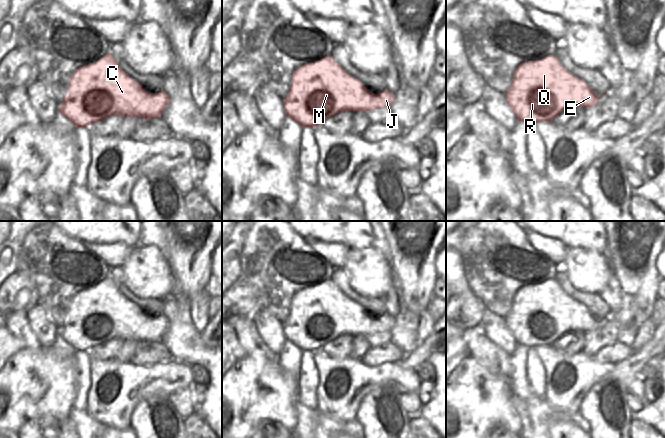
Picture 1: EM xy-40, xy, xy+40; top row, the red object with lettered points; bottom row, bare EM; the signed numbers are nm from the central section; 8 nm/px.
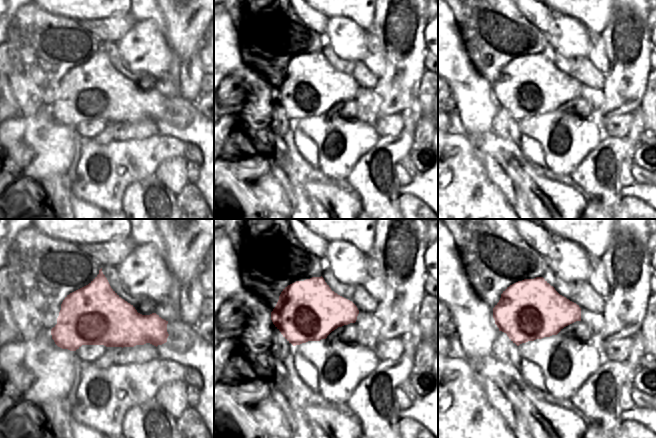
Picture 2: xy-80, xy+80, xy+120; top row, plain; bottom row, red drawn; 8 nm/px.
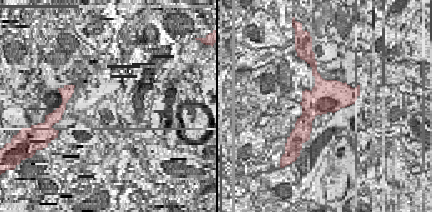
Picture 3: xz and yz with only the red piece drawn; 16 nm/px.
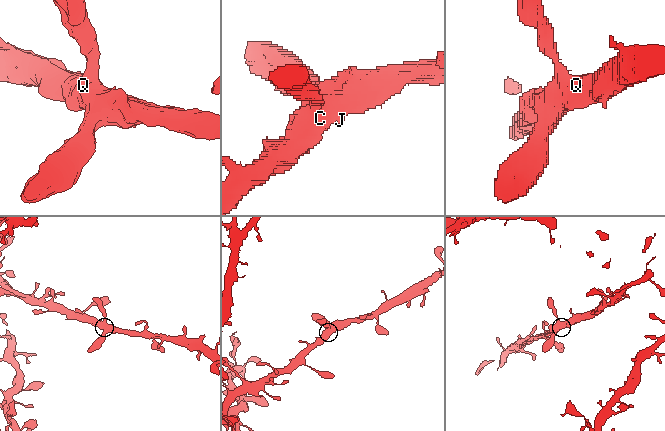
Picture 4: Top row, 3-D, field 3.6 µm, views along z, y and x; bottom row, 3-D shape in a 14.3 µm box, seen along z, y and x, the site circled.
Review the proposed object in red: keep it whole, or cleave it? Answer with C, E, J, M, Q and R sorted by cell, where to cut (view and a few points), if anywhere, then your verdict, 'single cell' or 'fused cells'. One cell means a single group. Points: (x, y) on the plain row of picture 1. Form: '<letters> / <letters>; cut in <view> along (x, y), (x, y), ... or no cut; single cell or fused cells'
C E J M Q R; no cut; single cell

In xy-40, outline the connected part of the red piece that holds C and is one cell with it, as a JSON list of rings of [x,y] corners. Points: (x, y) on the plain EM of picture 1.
[[[106,277],[94,287],[73,296],[65,322],[59,328],[59,337],[75,351],[88,351],[112,339],[141,343],[161,341],[169,324],[170,320],[163,313],[158,317],[146,315],[117,288],[110,277]]]

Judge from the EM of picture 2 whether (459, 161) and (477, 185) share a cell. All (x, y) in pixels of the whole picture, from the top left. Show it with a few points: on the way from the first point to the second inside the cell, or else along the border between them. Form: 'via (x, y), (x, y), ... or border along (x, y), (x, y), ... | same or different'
via (459, 167), (471, 179) | same

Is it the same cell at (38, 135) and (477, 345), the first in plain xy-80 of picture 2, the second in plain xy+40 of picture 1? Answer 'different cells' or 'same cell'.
different cells

